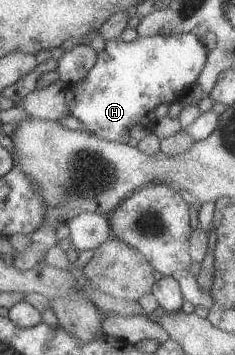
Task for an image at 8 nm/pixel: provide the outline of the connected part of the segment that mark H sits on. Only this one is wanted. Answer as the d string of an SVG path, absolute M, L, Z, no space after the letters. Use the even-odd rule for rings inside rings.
M190 33L136 36L130 42L123 42L120 38L106 40L103 51L96 54L94 66L82 80L68 86L64 96L68 113L84 125L85 131L104 140L125 144L130 138L128 130L138 125L147 112L153 112L160 104L170 105L185 97L196 83L204 62L208 61L207 54L206 48Z

